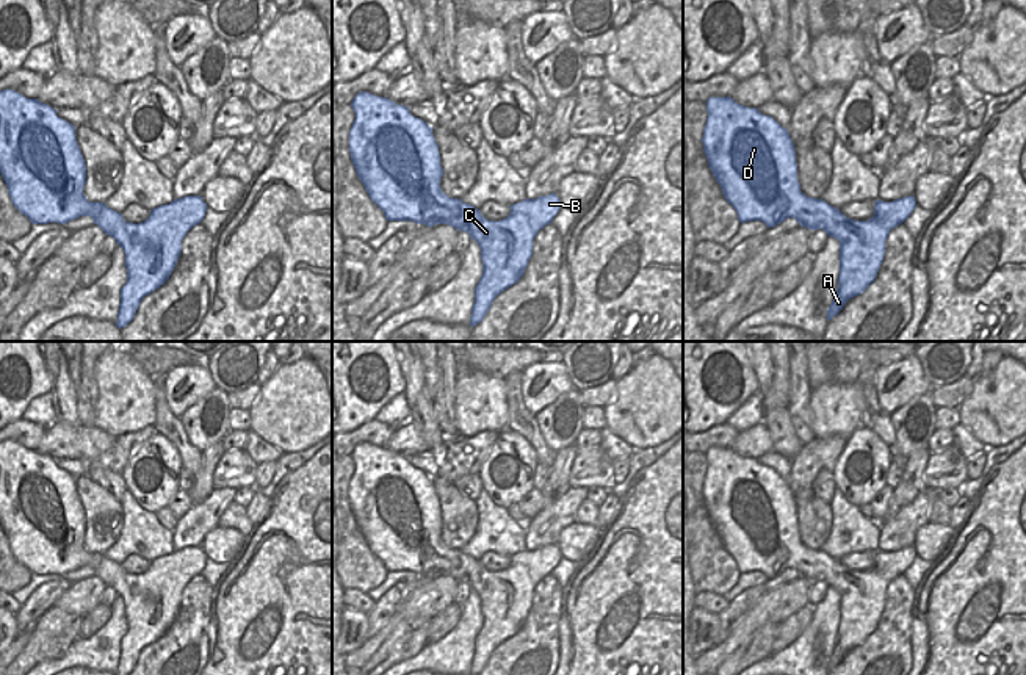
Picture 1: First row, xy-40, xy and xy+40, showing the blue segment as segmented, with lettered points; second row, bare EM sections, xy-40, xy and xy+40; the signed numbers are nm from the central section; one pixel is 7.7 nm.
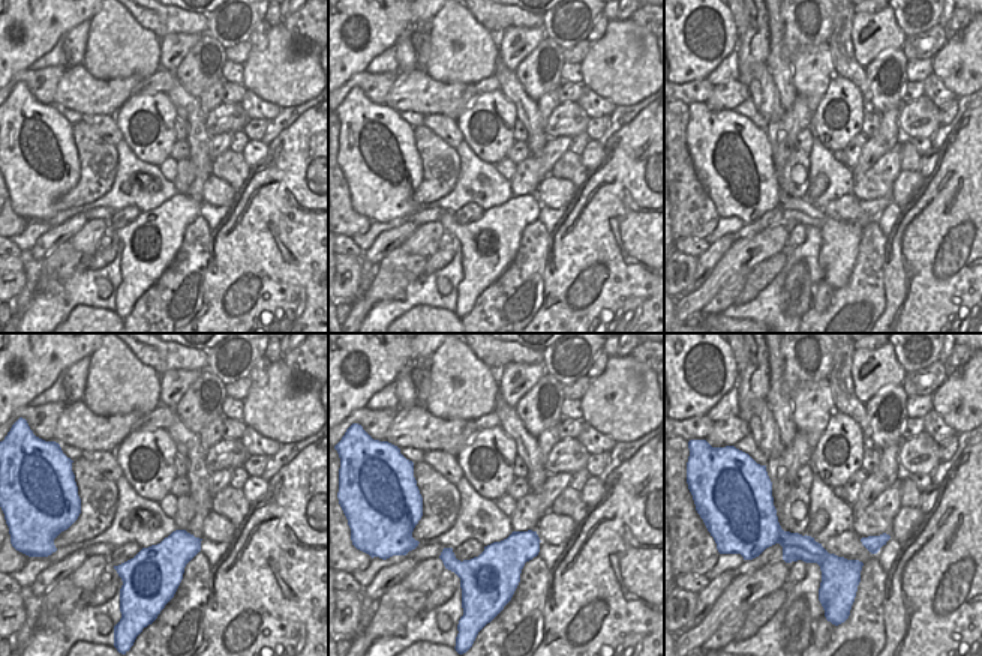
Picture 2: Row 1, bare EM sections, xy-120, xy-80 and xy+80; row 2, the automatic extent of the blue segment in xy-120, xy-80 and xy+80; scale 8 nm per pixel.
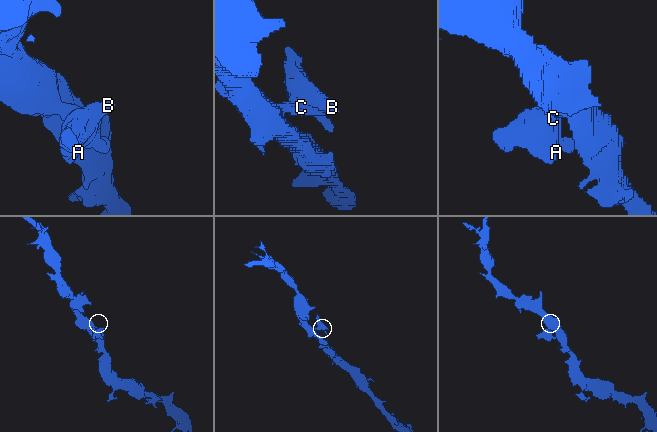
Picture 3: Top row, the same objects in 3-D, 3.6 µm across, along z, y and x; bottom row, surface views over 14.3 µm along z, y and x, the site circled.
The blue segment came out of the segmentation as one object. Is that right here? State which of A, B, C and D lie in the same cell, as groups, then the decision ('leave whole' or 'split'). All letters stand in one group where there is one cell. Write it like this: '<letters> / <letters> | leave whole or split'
A B C D | leave whole

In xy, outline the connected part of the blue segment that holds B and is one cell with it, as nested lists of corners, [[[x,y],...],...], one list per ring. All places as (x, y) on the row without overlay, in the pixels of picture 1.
[[[359,443],[351,457],[356,470],[349,481],[349,504],[356,523],[370,550],[384,562],[387,572],[414,572],[432,578],[448,575],[467,583],[481,598],[482,626],[475,639],[470,675],[482,672],[493,650],[523,626],[533,606],[534,587],[561,561],[559,548],[551,543],[537,550],[525,550],[511,556],[511,564],[501,572],[486,570],[478,559],[462,550],[448,548],[440,539],[443,520],[432,479],[412,467],[409,459],[387,448]]]

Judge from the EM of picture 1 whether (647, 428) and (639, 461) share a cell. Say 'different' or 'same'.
different

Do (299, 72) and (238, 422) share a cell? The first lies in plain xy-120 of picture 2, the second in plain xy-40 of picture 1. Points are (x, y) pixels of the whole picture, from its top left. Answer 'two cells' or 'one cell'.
two cells

